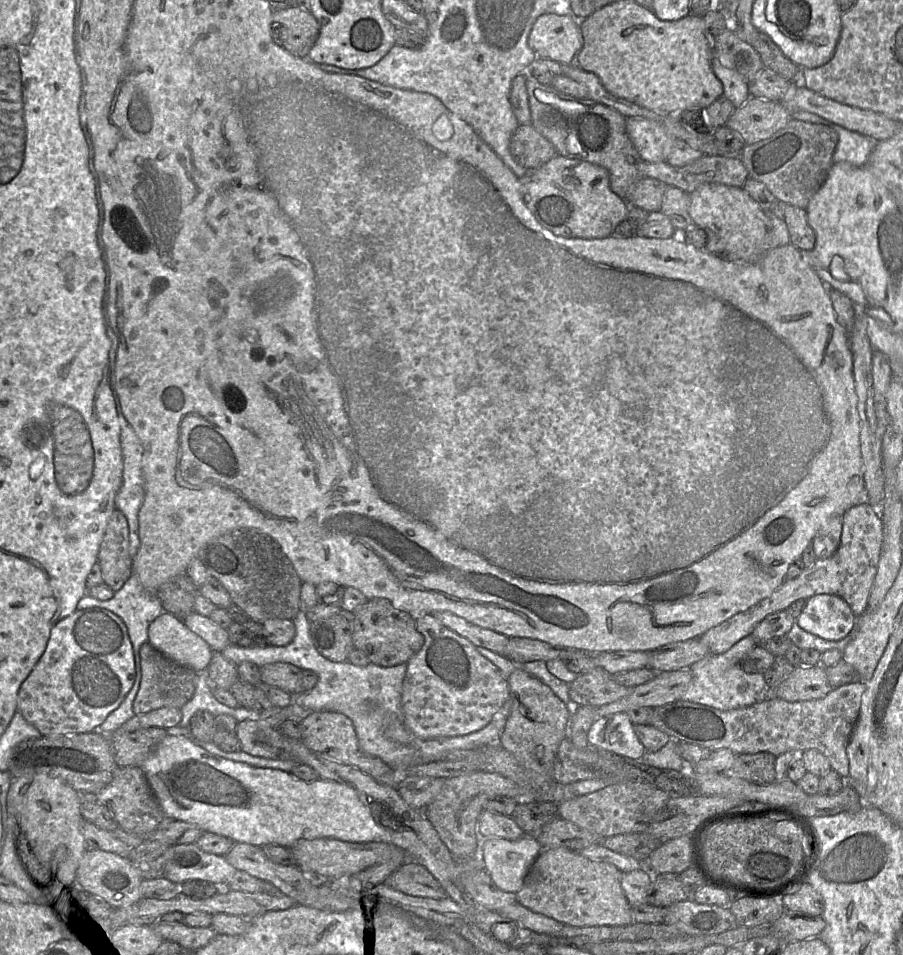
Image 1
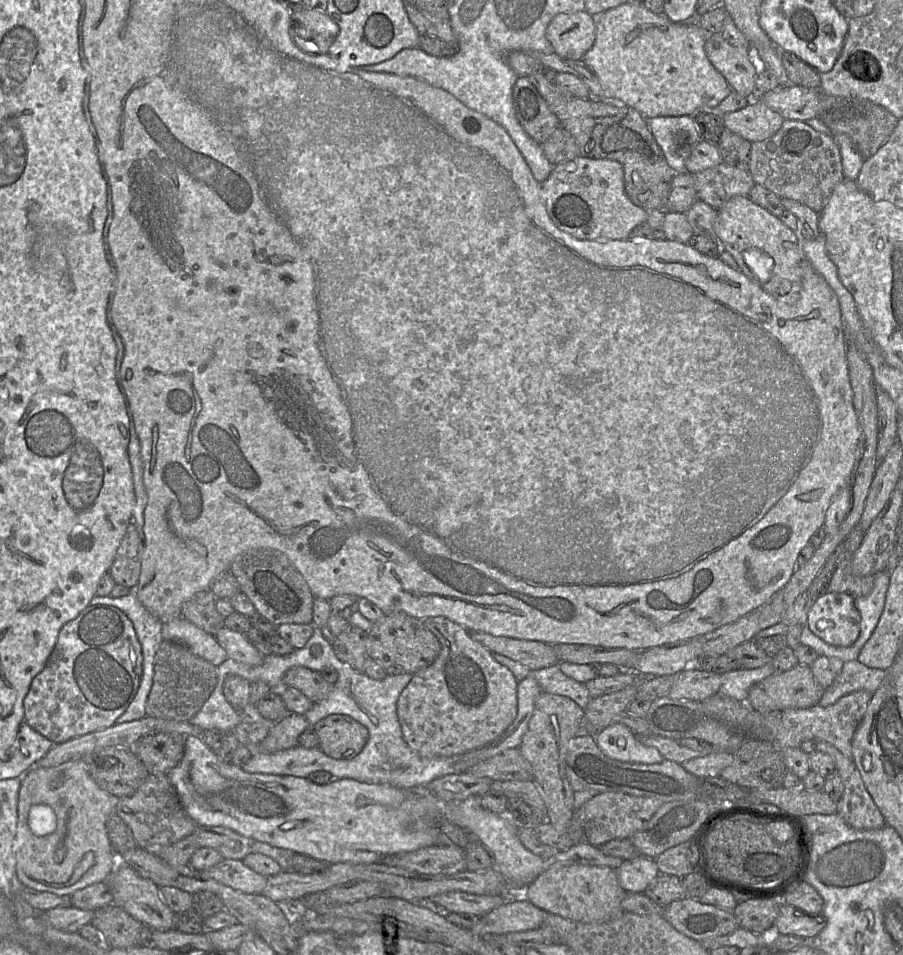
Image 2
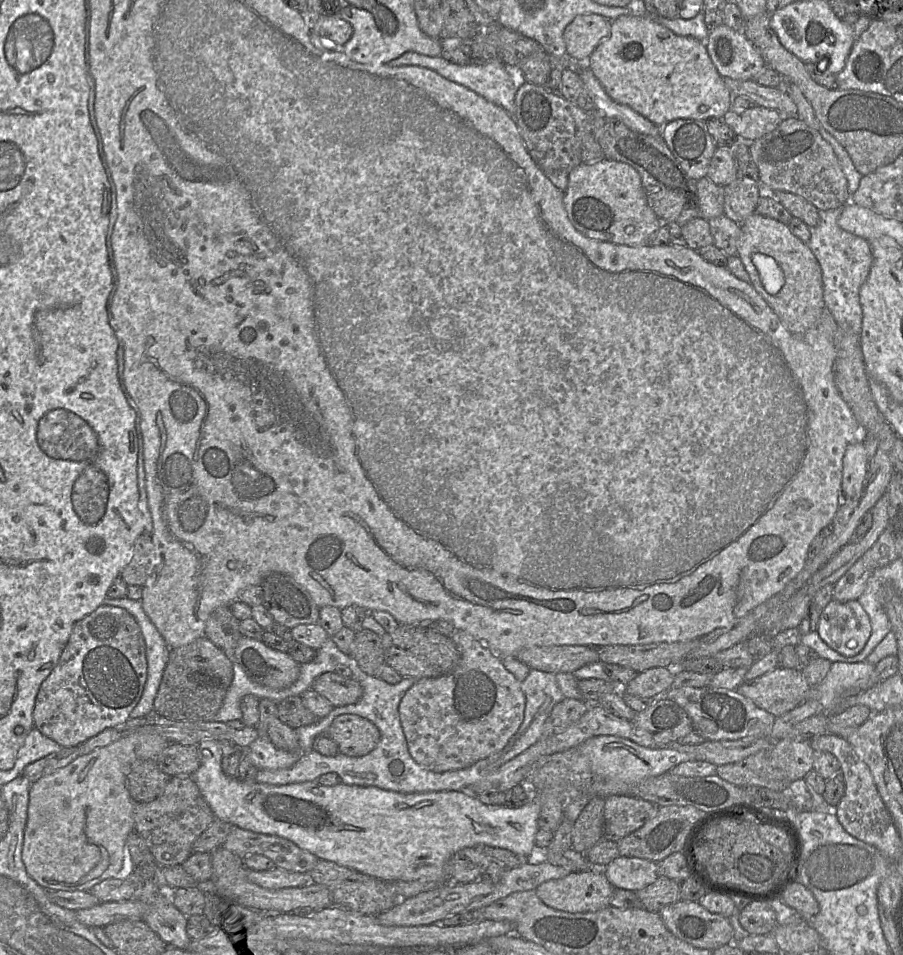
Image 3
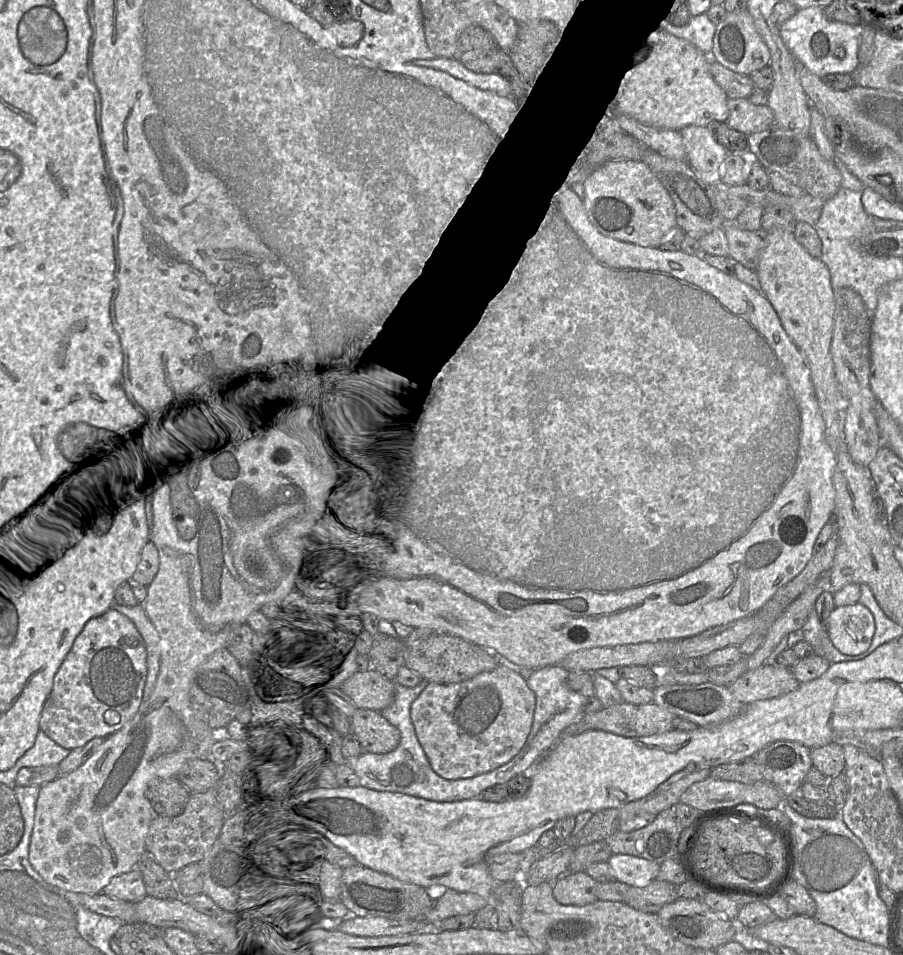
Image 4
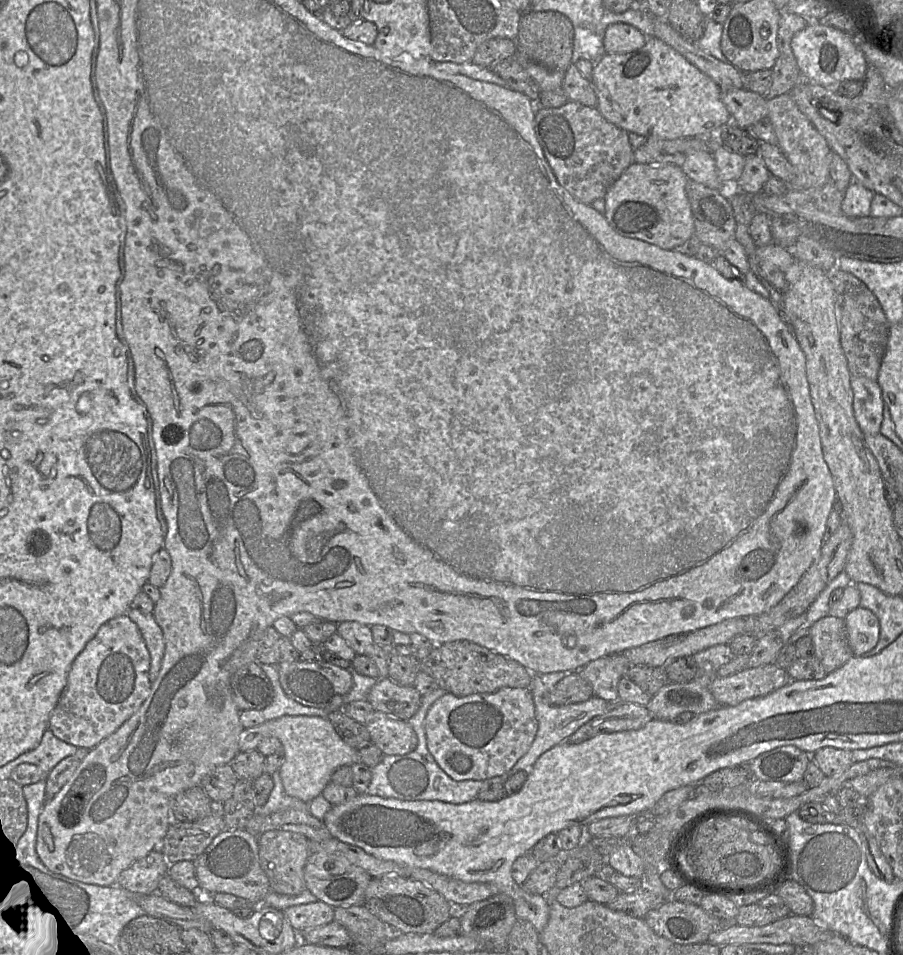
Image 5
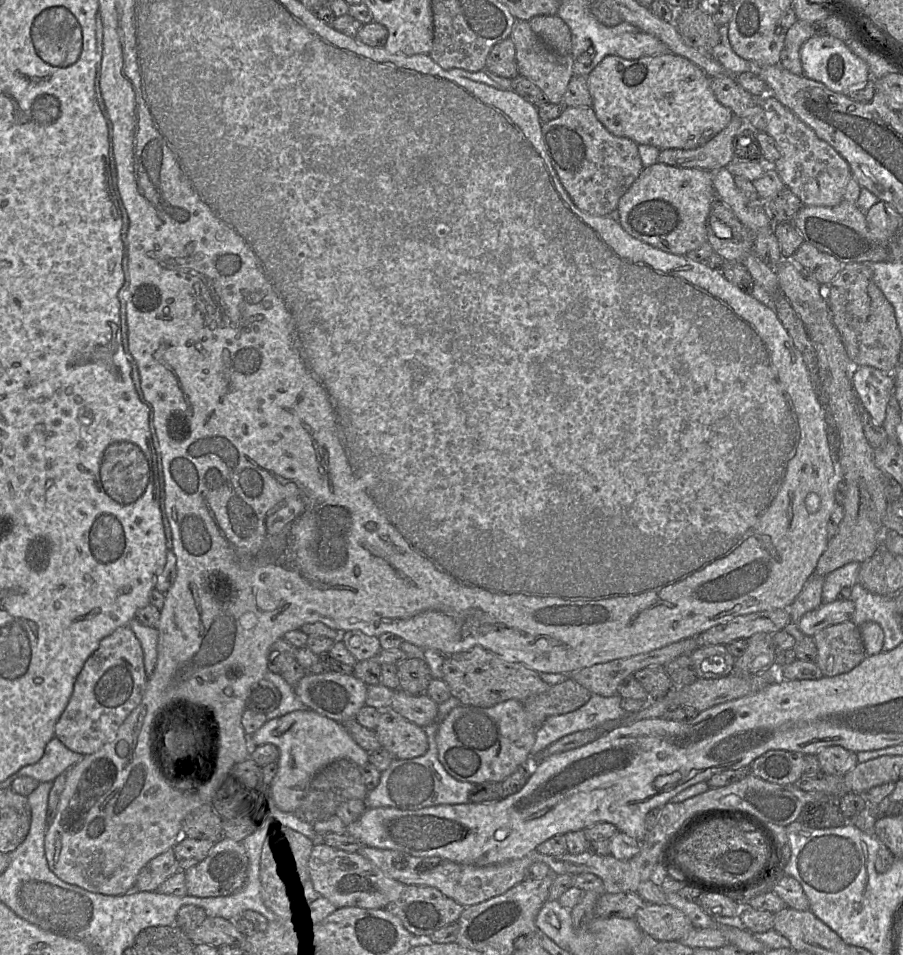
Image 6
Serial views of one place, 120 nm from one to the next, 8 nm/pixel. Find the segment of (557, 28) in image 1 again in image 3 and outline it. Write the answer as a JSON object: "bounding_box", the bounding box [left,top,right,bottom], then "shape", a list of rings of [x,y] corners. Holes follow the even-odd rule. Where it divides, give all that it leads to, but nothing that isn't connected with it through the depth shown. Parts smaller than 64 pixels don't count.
{"bounding_box":[563,14,612,62],"shape":[[[597,14],[578,15],[567,25],[563,38],[566,53],[576,62],[585,62],[608,37],[612,21]]]}

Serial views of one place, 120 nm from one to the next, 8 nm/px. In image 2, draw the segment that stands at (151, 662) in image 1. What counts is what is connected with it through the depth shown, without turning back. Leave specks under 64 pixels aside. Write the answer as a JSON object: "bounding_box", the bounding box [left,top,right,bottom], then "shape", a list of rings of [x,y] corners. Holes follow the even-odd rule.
{"bounding_box":[146,641,217,722],"shape":[[[163,641],[155,655],[153,684],[146,703],[146,715],[163,720],[190,722],[216,688],[217,667],[186,646]]]}

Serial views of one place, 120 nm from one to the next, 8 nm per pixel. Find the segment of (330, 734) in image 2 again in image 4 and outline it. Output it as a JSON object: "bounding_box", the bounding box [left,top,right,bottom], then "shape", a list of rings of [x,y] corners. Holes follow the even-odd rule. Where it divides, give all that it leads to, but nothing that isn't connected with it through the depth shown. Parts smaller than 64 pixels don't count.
{"bounding_box":[345,712,401,754],"shape":[[[356,712],[345,721],[348,724],[348,738],[358,743],[363,752],[385,754],[394,751],[400,743],[401,734],[398,728],[378,712]]]}

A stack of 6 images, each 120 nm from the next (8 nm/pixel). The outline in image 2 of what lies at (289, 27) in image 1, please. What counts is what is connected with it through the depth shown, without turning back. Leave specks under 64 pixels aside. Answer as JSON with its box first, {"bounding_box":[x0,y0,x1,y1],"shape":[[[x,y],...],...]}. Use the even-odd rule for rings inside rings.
{"bounding_box":[291,8,338,54],"shape":[[[302,8],[291,13],[291,20],[304,26],[310,32],[311,44],[306,45],[309,53],[327,54],[338,35],[338,25],[323,11]]]}

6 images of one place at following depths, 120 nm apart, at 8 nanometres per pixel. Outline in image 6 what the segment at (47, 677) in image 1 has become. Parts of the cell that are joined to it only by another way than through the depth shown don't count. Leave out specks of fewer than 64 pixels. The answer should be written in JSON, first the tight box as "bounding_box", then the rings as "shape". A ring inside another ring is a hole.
{"bounding_box":[55,625,148,755],"shape":[[[128,625],[100,641],[78,674],[72,695],[55,725],[55,735],[70,750],[89,755],[110,741],[127,716],[140,704],[148,676],[141,644]]]}

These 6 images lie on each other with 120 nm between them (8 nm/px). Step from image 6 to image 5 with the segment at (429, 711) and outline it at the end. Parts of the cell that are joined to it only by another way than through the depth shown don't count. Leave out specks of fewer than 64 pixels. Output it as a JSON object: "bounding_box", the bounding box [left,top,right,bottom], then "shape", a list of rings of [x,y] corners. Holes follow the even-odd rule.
{"bounding_box":[367,678,422,721],"shape":[[[378,678],[367,701],[375,711],[408,721],[420,708],[422,695],[413,686],[402,686],[390,678]]]}

